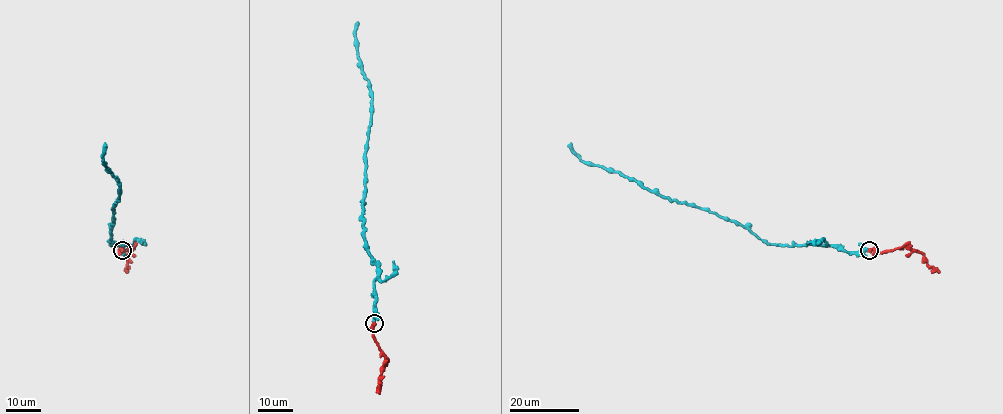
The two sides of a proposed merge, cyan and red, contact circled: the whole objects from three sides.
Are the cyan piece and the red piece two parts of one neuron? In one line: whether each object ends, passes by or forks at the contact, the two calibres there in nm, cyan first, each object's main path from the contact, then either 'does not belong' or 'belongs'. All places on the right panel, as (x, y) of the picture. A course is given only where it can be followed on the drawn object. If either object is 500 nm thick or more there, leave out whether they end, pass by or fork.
calibres 480 and 600 nm; course cyan (869, 249), (845, 252), (821, 244), (767, 244), (735, 222), (670, 201), (618, 172), (586, 164), (571, 143); course red (869, 249), (884, 252), (903, 247), (916, 249), (929, 266), (940, 272); belongs

